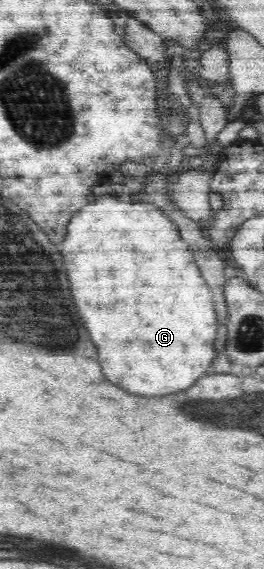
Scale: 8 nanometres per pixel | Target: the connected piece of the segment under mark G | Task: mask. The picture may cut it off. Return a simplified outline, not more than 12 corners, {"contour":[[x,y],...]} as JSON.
{"contour":[[159,208],[72,216],[62,260],[112,384],[186,390],[216,314]]}

